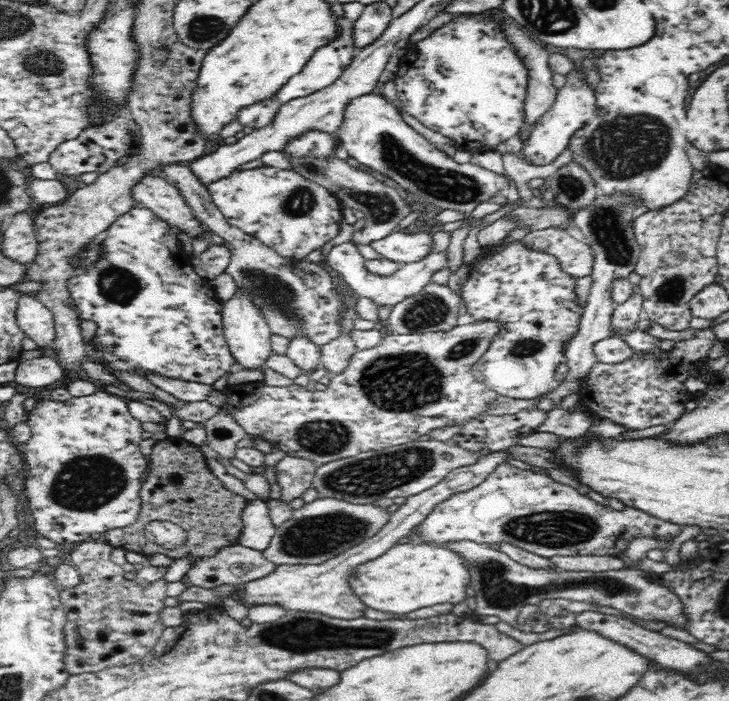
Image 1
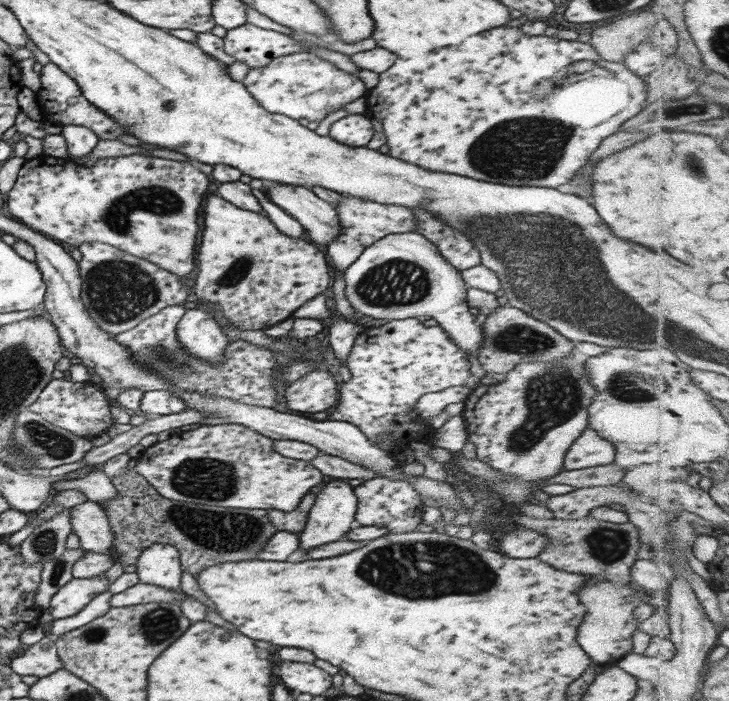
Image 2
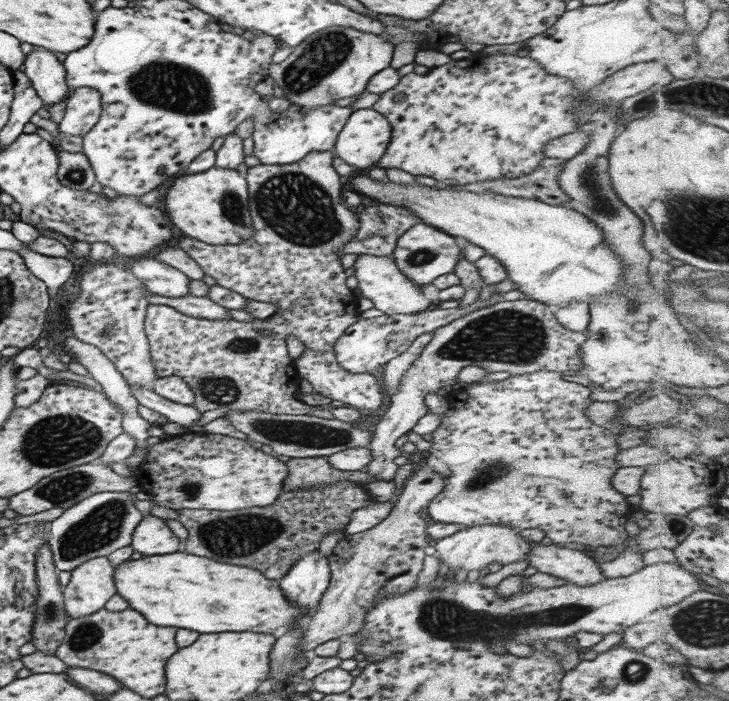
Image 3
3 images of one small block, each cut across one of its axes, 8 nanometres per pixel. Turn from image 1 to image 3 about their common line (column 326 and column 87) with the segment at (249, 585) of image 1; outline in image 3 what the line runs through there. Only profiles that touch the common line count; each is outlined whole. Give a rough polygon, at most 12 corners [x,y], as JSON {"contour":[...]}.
{"contour":[[96,557],[71,570],[67,615],[105,608],[115,594],[114,566]]}

